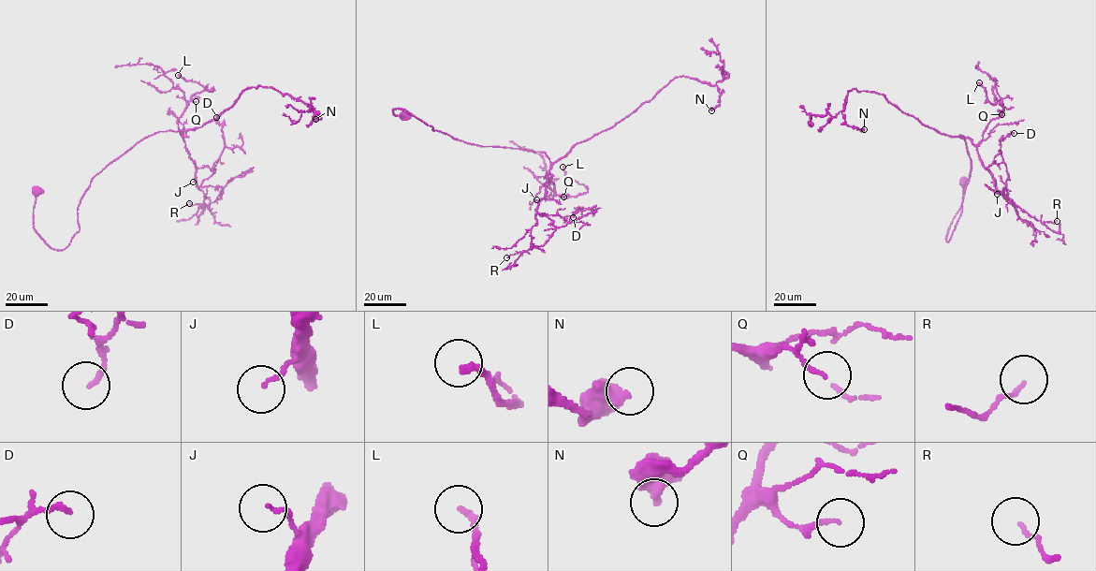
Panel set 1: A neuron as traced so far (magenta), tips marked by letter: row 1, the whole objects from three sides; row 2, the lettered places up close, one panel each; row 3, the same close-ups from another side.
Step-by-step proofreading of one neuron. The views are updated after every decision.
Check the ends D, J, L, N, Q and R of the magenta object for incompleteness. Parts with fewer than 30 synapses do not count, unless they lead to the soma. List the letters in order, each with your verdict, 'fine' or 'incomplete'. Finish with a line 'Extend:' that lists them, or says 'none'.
D: fine
J: fine
L: fine
N: fine
Q: fine
R: fine
Extend: none

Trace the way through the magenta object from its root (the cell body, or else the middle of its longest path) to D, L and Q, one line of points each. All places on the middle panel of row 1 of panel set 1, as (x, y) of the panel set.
D: (404, 114), (466, 142), (544, 153), (551, 164), (537, 212), (562, 217), (579, 207), (573, 217)
L: (404, 114), (466, 142), (544, 153), (551, 164), (545, 176), (556, 195), (587, 191), (562, 167)
Q: (404, 114), (466, 142), (544, 153), (551, 164), (546, 177), (563, 197)

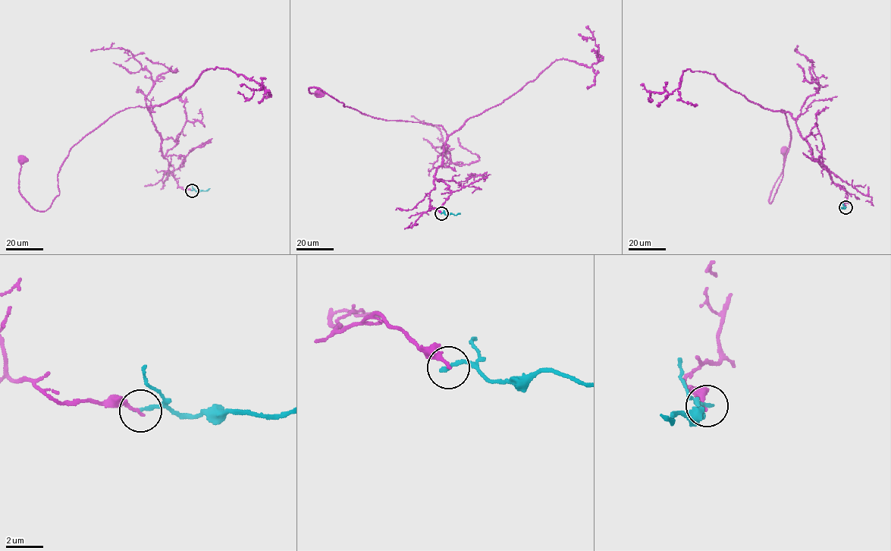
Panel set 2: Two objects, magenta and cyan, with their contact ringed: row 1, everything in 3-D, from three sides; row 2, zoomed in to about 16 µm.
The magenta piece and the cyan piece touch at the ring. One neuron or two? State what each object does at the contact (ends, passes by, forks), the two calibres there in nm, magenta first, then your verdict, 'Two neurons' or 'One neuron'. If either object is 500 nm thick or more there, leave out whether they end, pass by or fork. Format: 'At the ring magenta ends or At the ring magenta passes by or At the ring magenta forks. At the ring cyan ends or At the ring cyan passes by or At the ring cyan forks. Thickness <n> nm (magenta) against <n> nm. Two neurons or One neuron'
At the ring magenta ends. At the ring cyan ends. Thickness 160 nm (magenta) against 220 nm. Two neurons

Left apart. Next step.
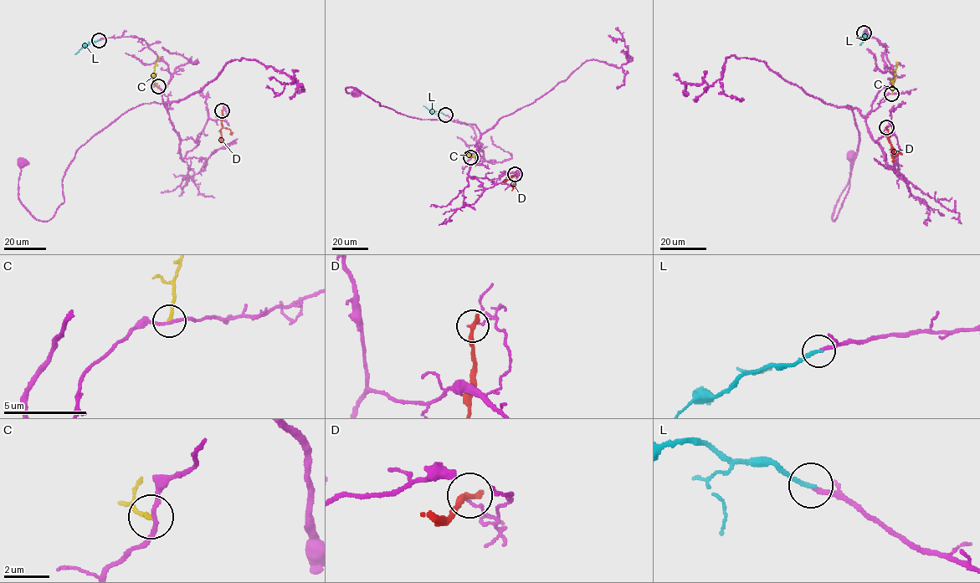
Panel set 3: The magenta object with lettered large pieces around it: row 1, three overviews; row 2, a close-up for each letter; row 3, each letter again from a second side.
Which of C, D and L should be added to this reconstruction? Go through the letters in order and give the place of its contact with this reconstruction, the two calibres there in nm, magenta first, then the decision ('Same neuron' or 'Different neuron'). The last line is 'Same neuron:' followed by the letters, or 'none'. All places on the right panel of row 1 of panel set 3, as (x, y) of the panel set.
C: Touches magenta at (891, 94). Thickness 170 nm (magenta) against 180 nm. Different neuron
D: Touches magenta at (886, 127). Thickness 120 nm (magenta) against 320 nm. Different neuron
L: Touches magenta at (864, 33). Thickness 200 nm (magenta) against 200 nm. Same neuron
Same neuron: L

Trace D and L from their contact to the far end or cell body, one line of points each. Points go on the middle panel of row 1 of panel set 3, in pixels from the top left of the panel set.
D: (515, 174), (510, 179), (514, 184), (511, 190)
L: (445, 115), (432, 111), (423, 105)

